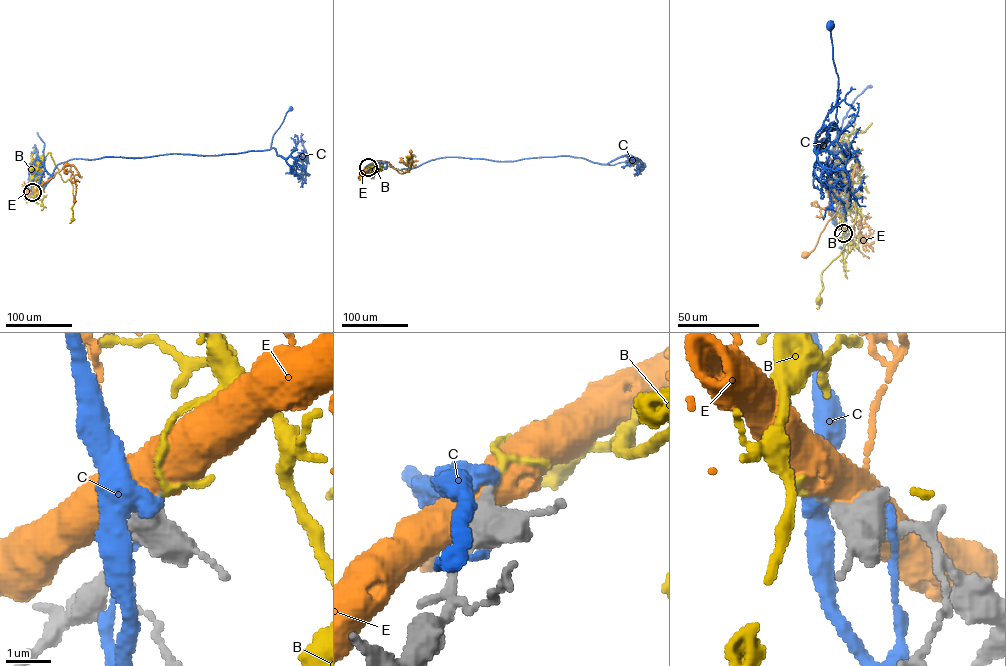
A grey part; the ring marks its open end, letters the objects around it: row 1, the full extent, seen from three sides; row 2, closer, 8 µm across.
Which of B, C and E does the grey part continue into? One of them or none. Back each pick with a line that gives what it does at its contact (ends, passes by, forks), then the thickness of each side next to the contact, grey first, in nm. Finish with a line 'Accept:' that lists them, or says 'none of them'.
Accept: none of them

